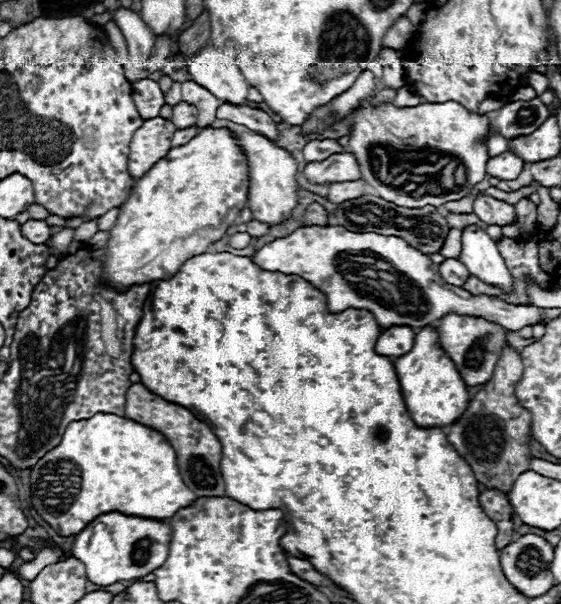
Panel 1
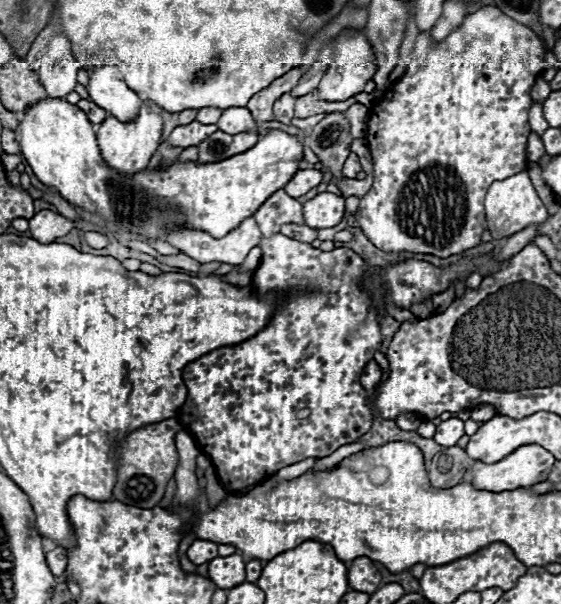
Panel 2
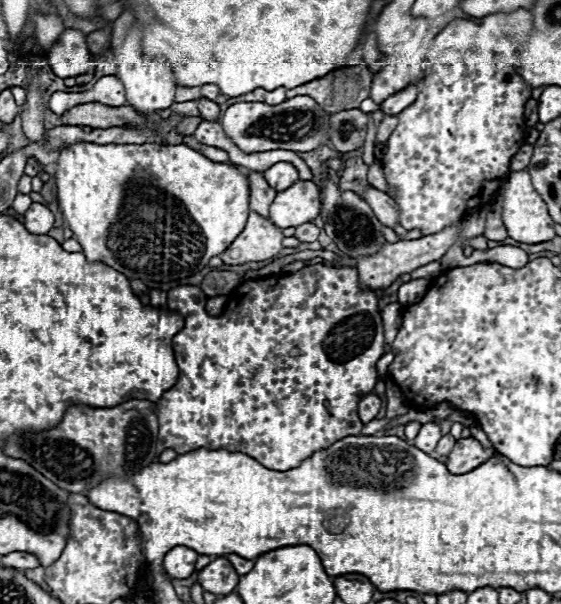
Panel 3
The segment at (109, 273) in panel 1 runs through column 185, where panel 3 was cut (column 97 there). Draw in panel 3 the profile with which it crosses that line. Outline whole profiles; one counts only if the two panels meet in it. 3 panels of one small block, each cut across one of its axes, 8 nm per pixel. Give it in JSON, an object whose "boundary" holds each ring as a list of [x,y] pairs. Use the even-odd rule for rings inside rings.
{"boundary":[[[76,142],[60,152],[56,162],[60,210],[88,262],[104,262],[128,280],[176,282],[198,274],[208,260],[220,256],[246,226],[248,184],[236,166],[212,162],[184,144],[92,144]]]}

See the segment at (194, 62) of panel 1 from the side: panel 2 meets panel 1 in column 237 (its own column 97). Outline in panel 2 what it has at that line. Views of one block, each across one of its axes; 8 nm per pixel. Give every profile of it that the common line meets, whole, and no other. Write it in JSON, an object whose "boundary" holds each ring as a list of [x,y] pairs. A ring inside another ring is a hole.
{"boundary":[[[98,64],[90,72],[86,90],[94,104],[122,122],[134,120],[134,116],[138,116],[138,108],[144,102],[134,90],[126,86],[120,70],[114,64]]]}

